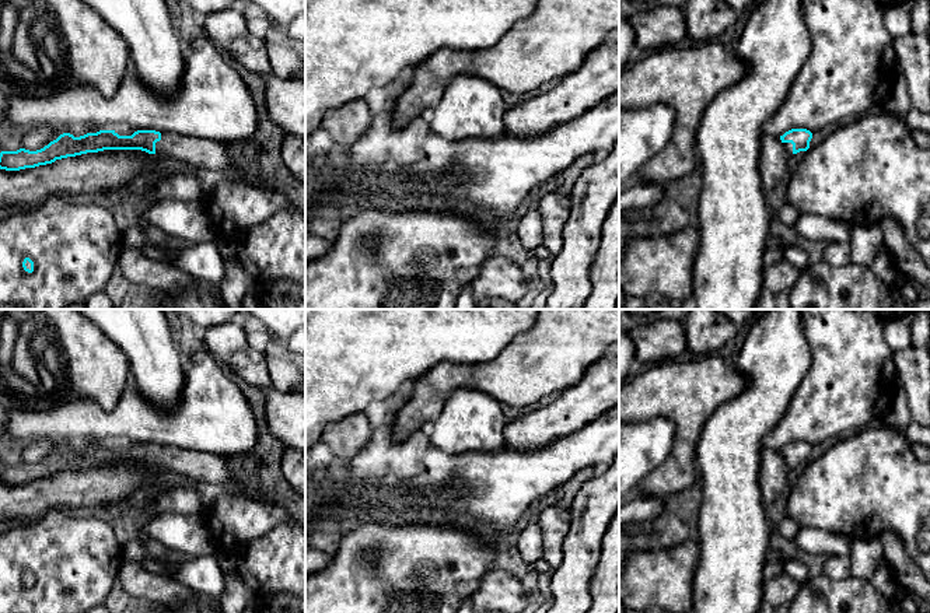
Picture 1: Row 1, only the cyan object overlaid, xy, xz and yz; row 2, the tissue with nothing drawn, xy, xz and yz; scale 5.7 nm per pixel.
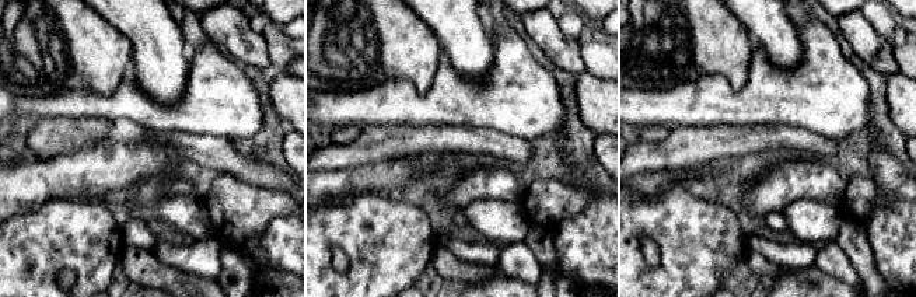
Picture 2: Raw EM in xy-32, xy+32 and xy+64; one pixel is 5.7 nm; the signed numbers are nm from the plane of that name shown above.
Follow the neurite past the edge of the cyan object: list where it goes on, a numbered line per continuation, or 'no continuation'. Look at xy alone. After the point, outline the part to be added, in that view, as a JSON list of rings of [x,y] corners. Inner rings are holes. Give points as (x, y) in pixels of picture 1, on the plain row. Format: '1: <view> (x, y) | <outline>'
1: xy (206, 468) | [[[161,446],[161,453],[155,456],[155,467],[207,484],[224,487],[228,483],[235,483],[225,456],[179,446]]]

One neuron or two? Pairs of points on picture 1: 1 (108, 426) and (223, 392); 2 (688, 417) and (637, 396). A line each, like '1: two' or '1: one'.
1: one
2: one

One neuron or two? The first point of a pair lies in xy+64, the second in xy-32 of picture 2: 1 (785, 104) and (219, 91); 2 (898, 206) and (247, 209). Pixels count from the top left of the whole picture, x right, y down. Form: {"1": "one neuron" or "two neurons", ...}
{"1": "one neuron", "2": "two neurons"}

